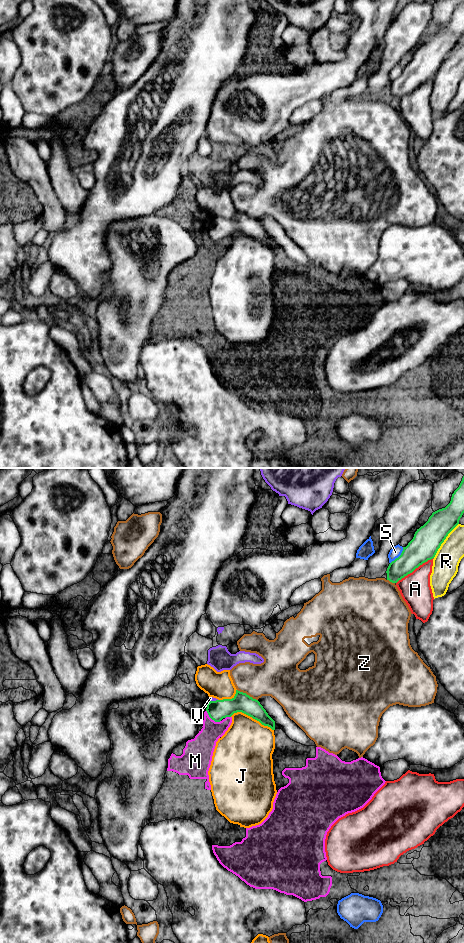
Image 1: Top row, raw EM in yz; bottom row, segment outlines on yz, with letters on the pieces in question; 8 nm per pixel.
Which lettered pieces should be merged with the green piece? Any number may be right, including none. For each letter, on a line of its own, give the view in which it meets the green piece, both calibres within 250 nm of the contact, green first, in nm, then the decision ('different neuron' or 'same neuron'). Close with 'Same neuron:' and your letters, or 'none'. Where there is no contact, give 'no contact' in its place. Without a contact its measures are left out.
A: meets green in yz; 220 nm thick on the green side, 240 nm on the other; different neuron
J: meets green in yz; 150 nm thick on the green side, 420 nm on the other; different neuron
M: meets green in yz; 160 nm thick on the green side, 200 nm on the other; different neuron
R: meets green in yz; 220 nm thick on the green side, 200 nm on the other; different neuron
S: meets green in yz; 220 nm thick on the green side, 90 nm on the other; different neuron
V: meets green in yz; 160 nm thick on the green side, 30 nm on the other; different neuron
Z: meets green in yz; 160 nm thick on the green side, 280 nm on the other; different neuron
Same neuron: none

